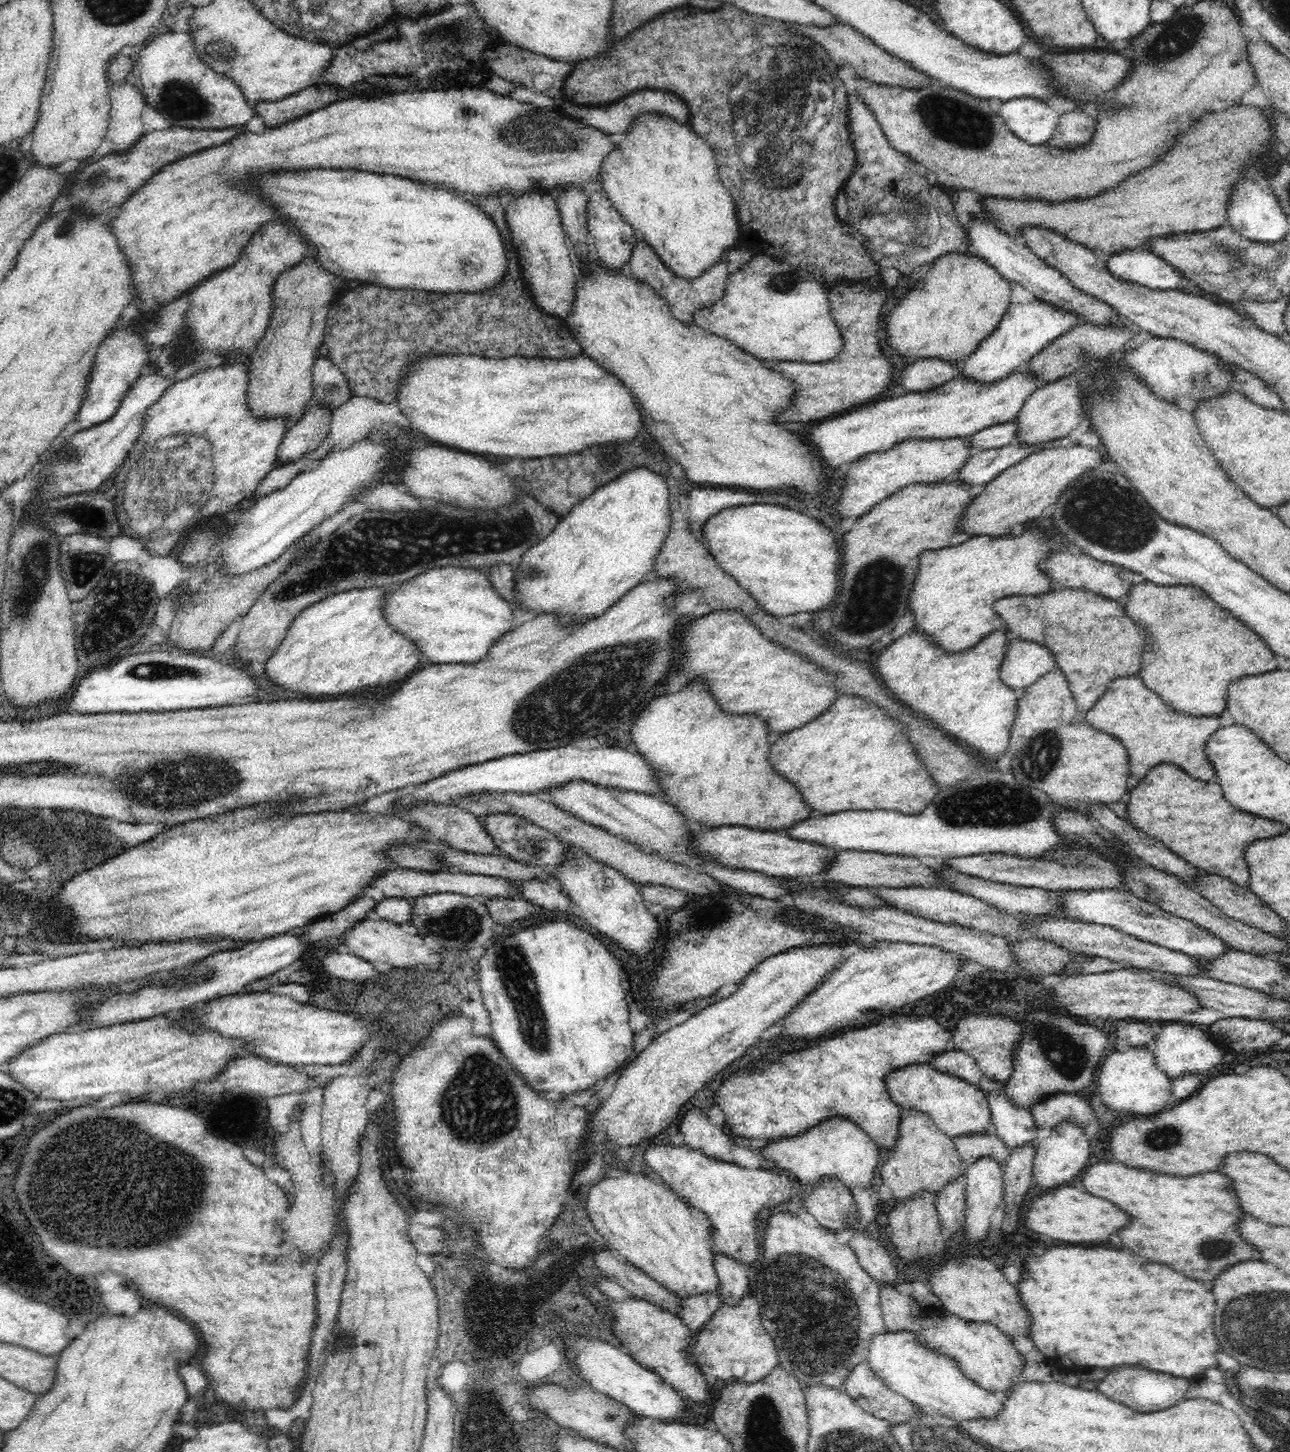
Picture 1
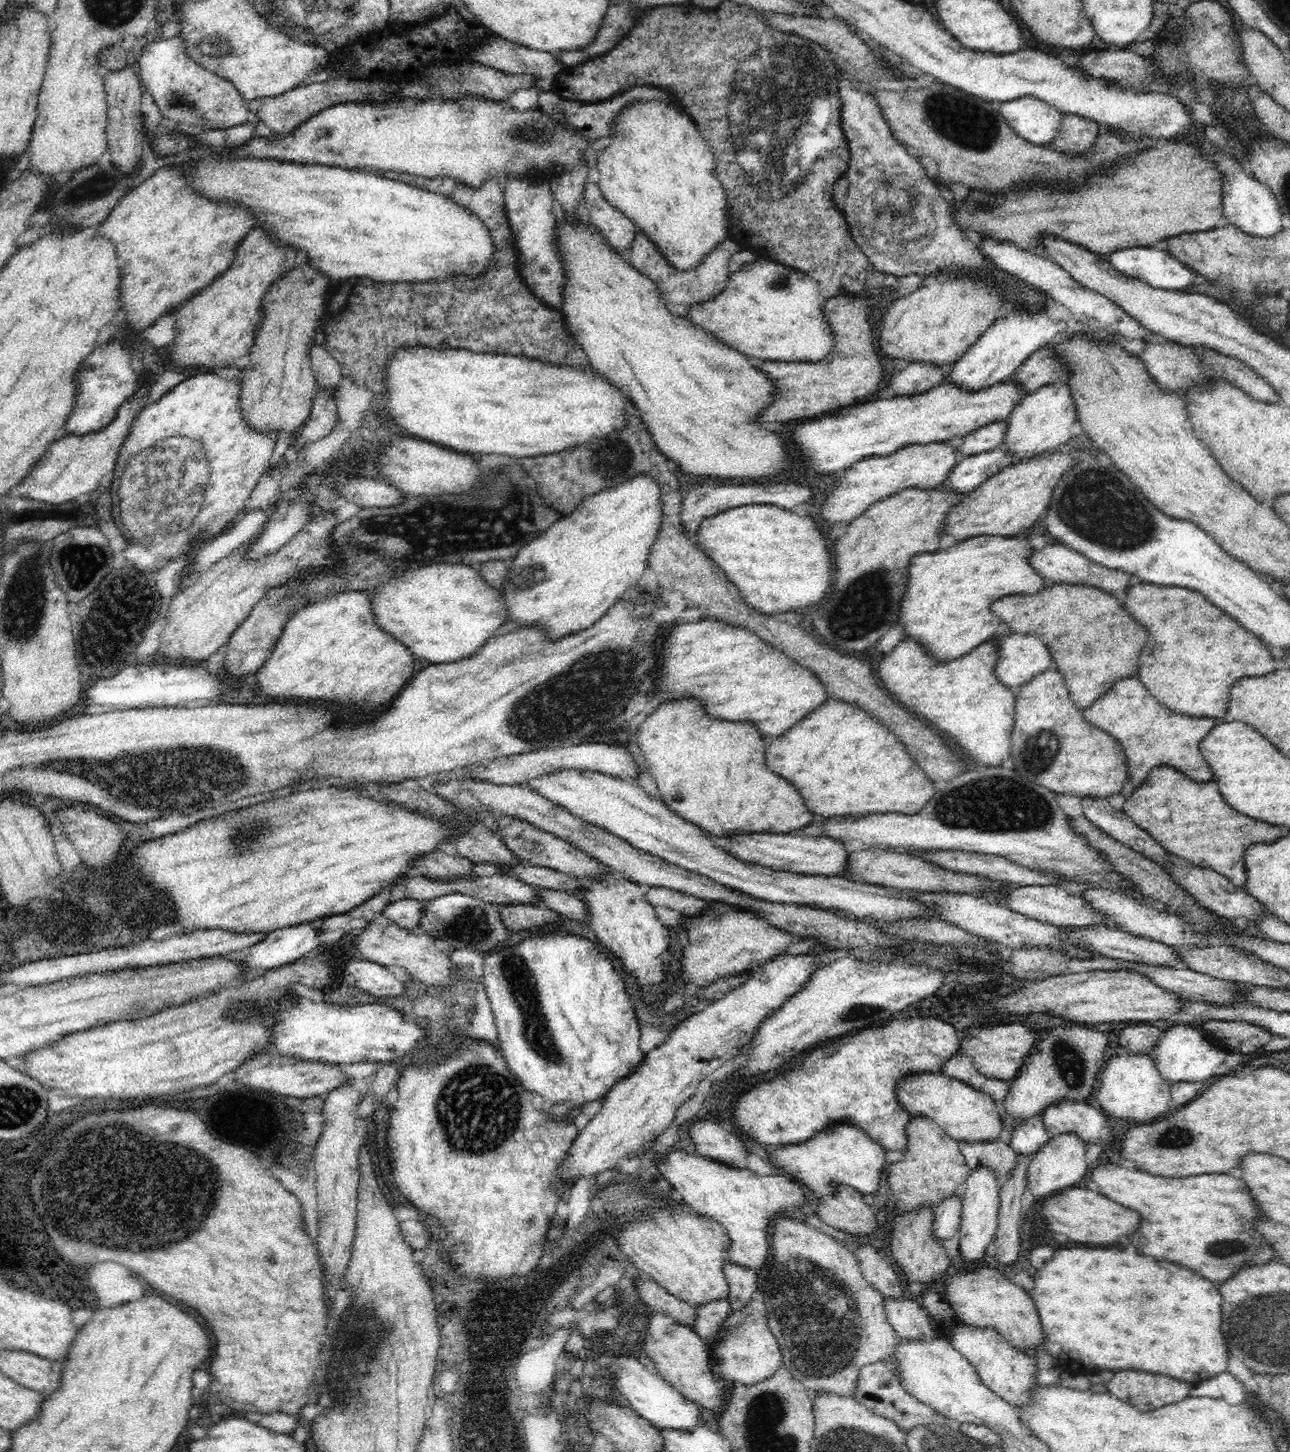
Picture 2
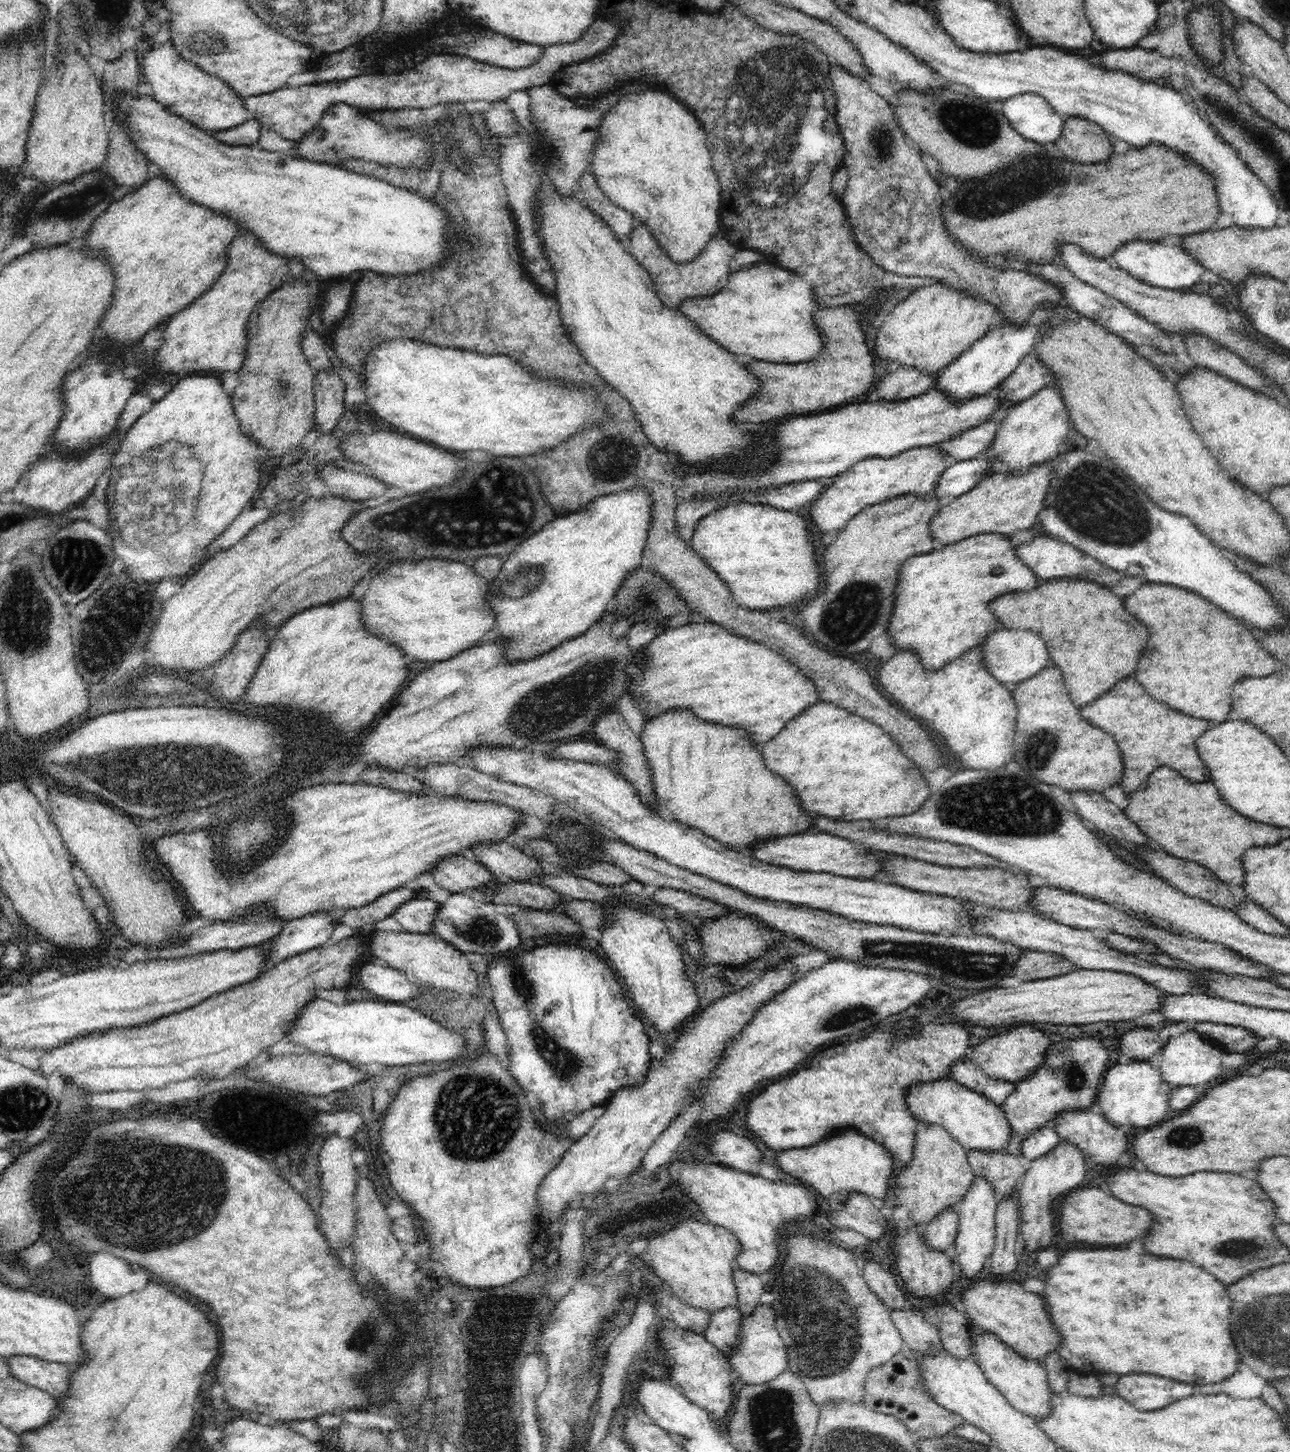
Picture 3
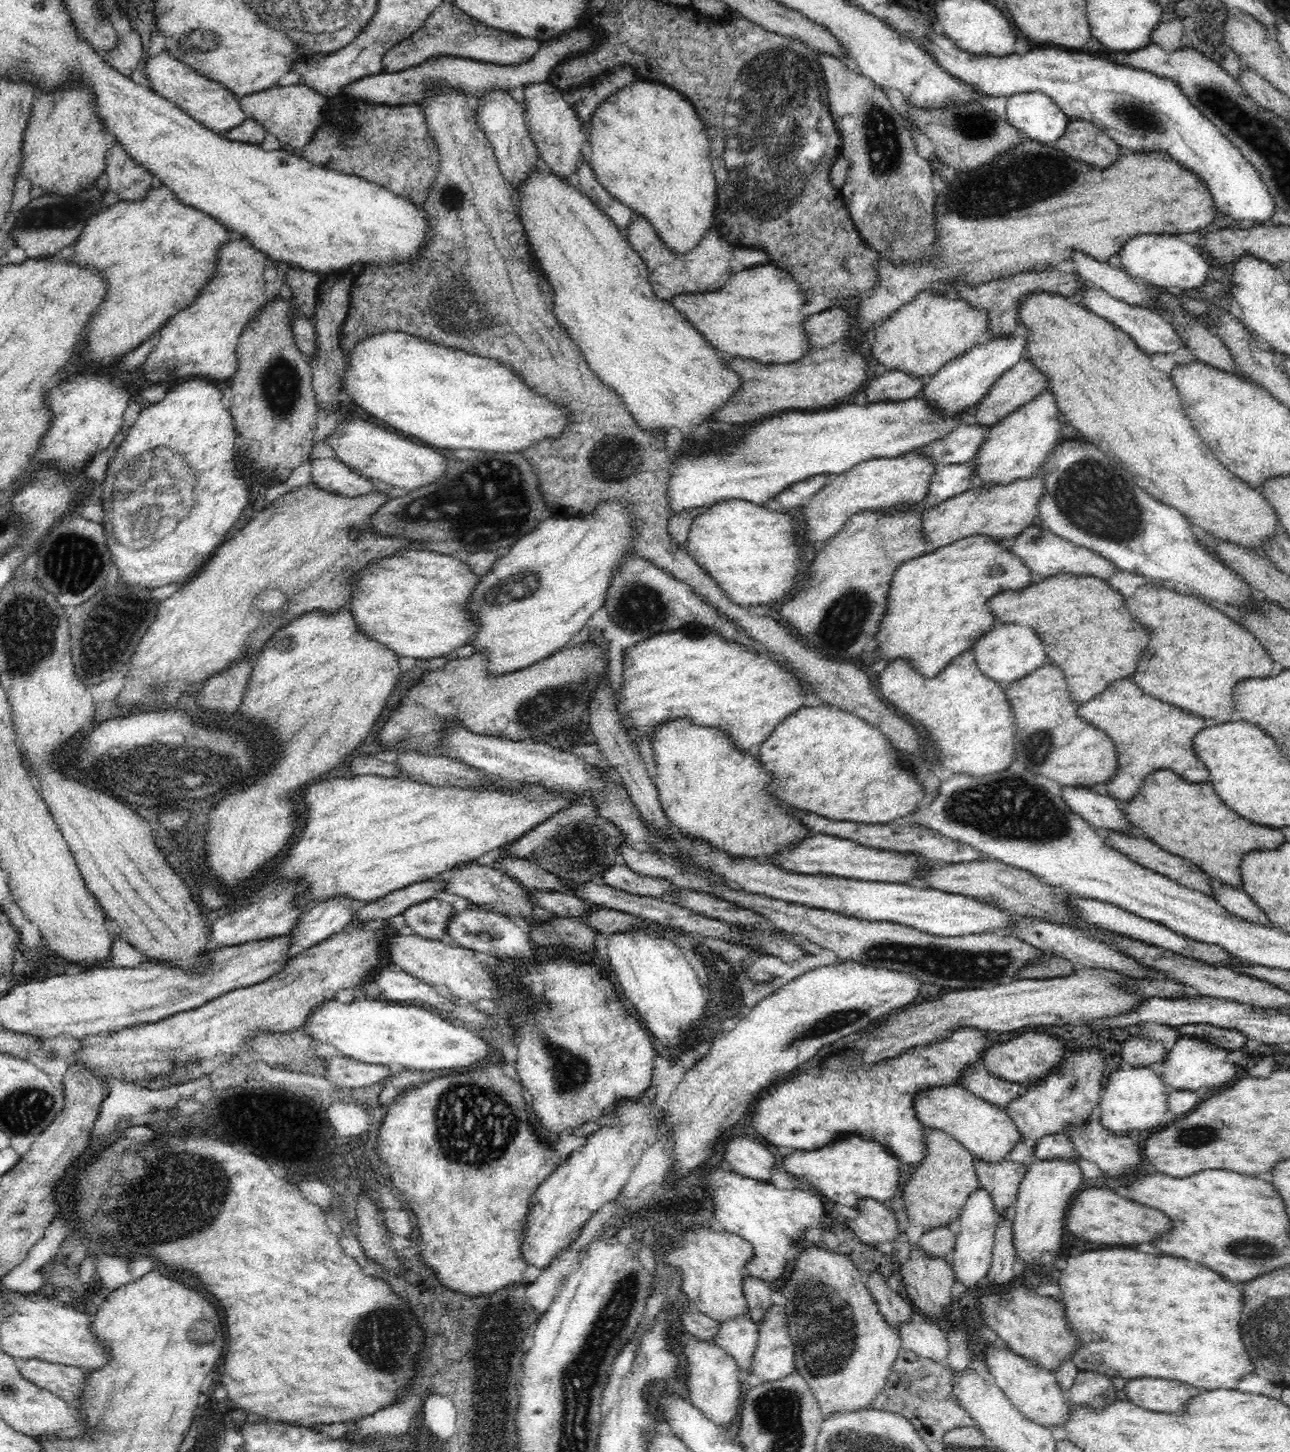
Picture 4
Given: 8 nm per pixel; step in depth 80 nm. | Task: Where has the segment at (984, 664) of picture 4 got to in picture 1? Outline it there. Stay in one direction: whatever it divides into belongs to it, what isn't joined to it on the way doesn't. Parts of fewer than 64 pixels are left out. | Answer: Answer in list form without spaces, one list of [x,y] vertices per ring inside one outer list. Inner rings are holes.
[[[1017,639],[1009,645],[1007,656],[1000,666],[1000,676],[1007,687],[1021,693],[1054,668],[1054,656],[1048,648]]]

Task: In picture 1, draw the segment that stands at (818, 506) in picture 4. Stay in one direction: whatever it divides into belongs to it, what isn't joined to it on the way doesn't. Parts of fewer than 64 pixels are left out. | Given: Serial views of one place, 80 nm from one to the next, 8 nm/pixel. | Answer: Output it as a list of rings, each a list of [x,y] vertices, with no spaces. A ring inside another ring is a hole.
[[[967,437],[928,439],[926,442],[909,438],[896,443],[890,450],[864,455],[845,467],[848,476],[834,506],[834,514],[858,519],[903,486],[949,480],[974,451]]]

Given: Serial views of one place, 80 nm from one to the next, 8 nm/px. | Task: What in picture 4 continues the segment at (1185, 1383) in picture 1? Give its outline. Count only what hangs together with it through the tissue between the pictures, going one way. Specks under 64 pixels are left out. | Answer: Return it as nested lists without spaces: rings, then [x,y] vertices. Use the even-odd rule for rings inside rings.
[[[1154,1377],[1128,1379],[1123,1390],[1132,1404],[1163,1413],[1180,1412],[1191,1398],[1202,1393],[1192,1385]]]

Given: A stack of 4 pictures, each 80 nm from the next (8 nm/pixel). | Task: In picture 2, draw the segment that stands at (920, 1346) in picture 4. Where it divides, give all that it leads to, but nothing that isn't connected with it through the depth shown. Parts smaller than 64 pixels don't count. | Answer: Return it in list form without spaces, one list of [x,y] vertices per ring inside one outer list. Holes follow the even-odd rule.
[[[886,1297],[883,1305],[887,1321],[900,1338],[930,1340],[937,1336],[936,1327],[930,1322],[921,1303],[916,1303],[910,1297]]]

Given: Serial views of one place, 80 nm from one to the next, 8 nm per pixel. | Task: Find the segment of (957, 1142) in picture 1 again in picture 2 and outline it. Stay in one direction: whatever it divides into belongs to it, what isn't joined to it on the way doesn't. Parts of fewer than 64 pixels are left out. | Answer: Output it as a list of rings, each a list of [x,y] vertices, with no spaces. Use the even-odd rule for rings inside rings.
[[[1005,1138],[996,1142],[959,1142],[959,1146],[971,1169],[980,1165],[990,1167],[1001,1184],[1009,1177],[1017,1157]]]

